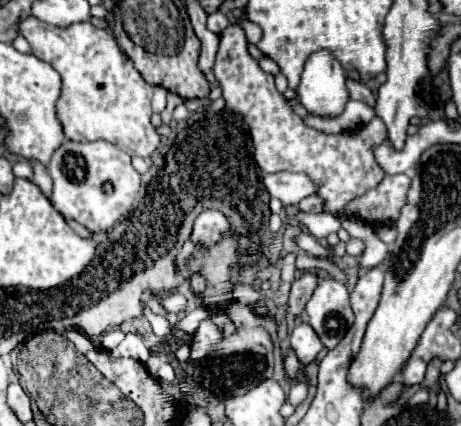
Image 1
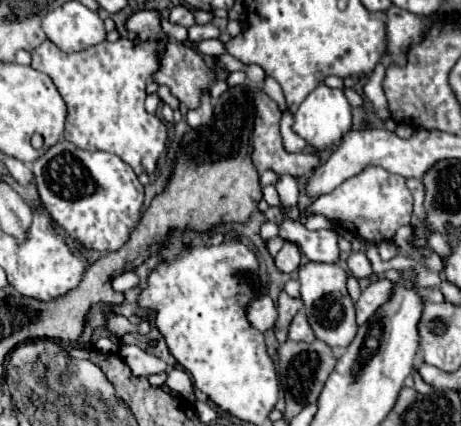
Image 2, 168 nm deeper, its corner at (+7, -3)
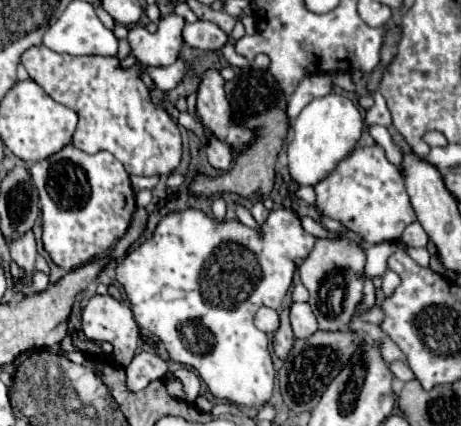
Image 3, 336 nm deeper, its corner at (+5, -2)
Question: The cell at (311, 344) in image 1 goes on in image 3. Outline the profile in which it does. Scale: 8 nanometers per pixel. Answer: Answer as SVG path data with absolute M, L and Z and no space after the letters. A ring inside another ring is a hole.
M293 303L291 305L291 325L297 339L311 337L317 331L315 315L309 307L309 303Z

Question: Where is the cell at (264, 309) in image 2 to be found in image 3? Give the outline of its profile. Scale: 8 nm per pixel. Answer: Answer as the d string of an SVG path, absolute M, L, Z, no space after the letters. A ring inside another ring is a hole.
M261 307L255 313L255 327L265 333L275 333L279 329L279 313L269 307Z

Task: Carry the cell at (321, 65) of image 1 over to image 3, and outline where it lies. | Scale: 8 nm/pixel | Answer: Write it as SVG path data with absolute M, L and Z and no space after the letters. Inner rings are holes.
M329 93L313 99L291 125L291 143L287 145L287 163L291 179L299 185L317 185L325 179L341 159L345 159L363 131L363 117L353 101L343 95Z

